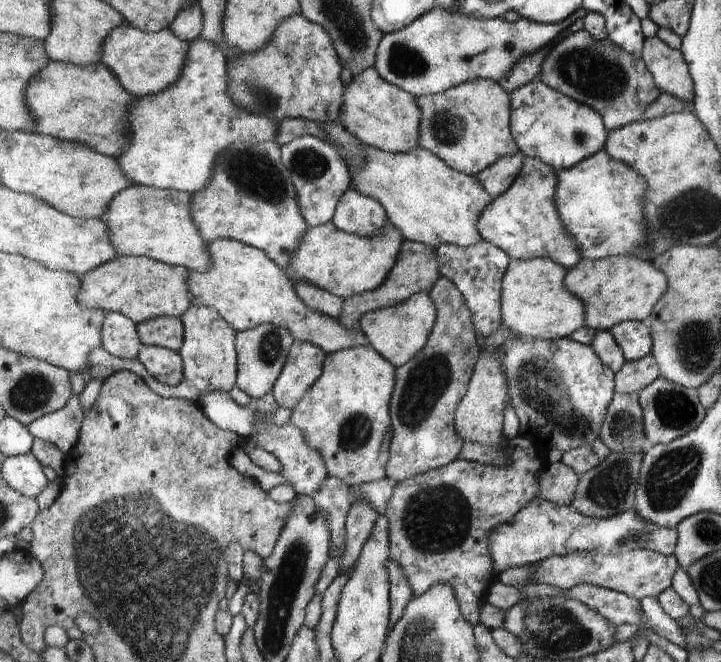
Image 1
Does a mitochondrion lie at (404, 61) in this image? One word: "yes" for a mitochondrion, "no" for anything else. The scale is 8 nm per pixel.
yes

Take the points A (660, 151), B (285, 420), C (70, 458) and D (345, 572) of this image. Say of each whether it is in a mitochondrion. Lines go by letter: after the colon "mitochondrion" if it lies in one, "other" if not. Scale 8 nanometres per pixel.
A: other
B: other
C: other
D: other

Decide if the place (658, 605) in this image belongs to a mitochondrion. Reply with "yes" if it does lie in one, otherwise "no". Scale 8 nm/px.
no

